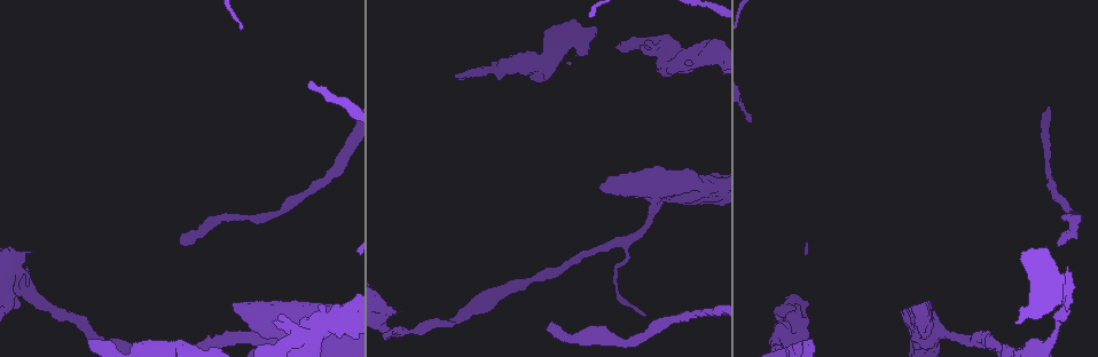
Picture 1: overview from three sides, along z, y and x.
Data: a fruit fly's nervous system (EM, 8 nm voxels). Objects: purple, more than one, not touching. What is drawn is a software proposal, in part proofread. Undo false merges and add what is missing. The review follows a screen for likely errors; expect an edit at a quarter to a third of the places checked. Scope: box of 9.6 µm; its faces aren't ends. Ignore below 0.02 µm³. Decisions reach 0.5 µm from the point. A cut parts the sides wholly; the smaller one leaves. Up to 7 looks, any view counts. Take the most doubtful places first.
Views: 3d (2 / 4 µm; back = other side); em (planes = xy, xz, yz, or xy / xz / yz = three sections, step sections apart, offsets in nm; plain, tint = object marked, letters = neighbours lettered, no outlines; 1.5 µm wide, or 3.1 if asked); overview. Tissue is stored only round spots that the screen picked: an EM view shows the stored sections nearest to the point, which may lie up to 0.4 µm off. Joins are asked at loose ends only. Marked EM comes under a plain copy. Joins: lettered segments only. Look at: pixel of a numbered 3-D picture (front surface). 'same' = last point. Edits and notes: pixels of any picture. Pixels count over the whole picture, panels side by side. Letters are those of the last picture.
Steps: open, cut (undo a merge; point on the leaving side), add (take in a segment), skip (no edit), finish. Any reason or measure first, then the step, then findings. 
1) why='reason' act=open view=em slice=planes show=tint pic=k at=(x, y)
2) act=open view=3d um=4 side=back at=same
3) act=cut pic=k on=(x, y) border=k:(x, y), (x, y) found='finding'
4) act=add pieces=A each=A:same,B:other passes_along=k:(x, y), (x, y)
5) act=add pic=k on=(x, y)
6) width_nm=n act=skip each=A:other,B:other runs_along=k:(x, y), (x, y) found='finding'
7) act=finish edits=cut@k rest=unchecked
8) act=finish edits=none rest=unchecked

why='free end' act=open view=em slice=planes show=letters pic=1 at=(455, 76)

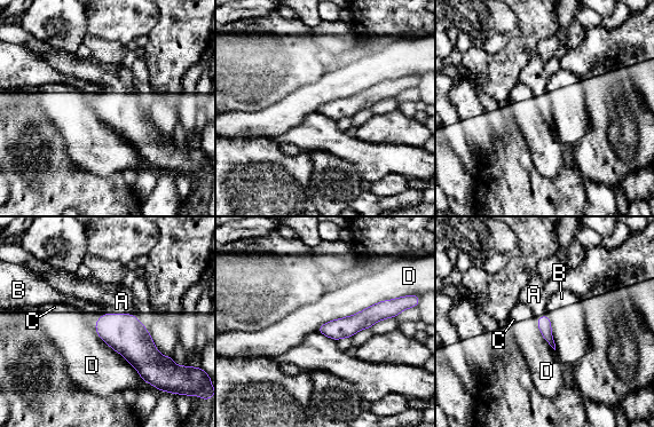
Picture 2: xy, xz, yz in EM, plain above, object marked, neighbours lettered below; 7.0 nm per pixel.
longest_contact=D:600nm act=add pieces=A each=A:same,B:other,C:other,D:other found='the neuron continues'

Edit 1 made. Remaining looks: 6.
act=open view=overview

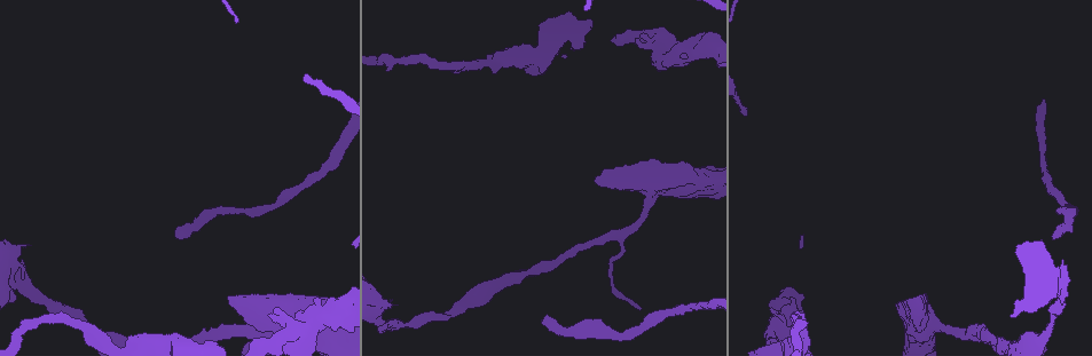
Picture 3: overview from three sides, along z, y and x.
why='branch stops here' act=open view=em slice=xz step=8 show=letters pic=3 at=(1063, 261)

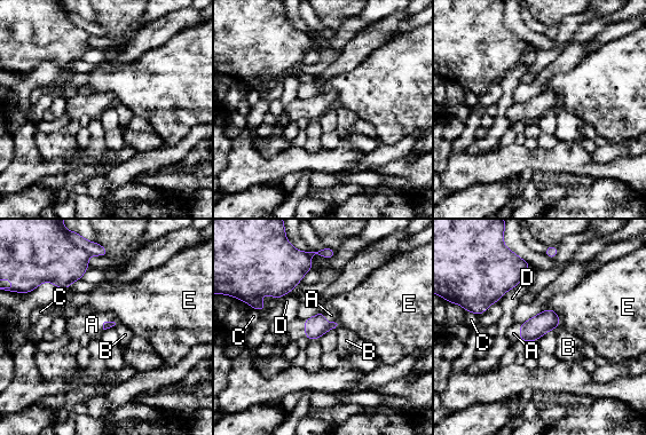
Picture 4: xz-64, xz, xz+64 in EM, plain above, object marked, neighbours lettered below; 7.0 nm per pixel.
why='another direction' act=open view=em slice=planes show=letters at=same

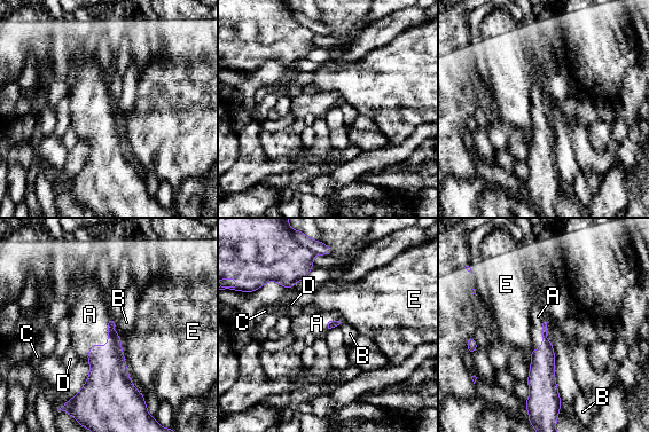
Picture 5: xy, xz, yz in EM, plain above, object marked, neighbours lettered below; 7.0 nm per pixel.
longest_contact=A:340nm act=add pieces=A each=A:same,B:other,C:other,D:other,E:other passes_along=5:(108, 381), (106, 345), (90, 314) found='the neuron continues'

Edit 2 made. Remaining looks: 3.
why='calibre changes' act=open view=3d um=4 pic=3 at=(778, 335)

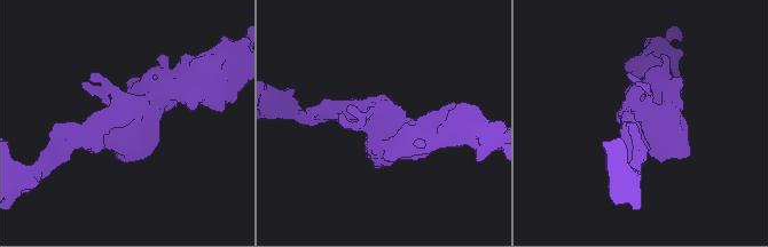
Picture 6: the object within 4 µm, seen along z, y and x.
why='need the tissue' act=open view=em um=3.1 slice=planes show=tint pic=6 at=(123, 117)

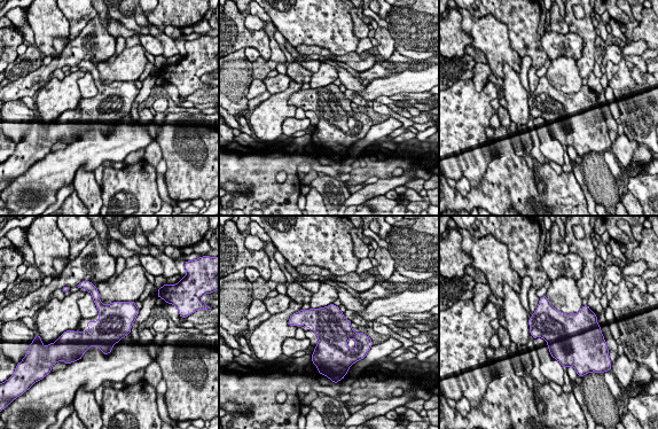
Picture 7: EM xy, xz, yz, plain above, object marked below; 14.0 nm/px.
why='what lies round it' act=open view=em um=3.1 slice=planes show=letters at=same

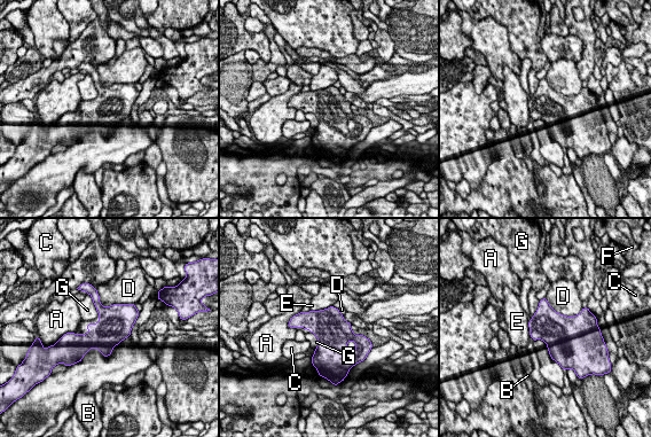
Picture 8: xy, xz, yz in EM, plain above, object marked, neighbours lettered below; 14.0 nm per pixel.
width_nm=480 act=skip each=A:other,B:other,C:other,D:other,E:other,F:other,G:other border=8:(89, 294), (99, 313) found='continuous, no second neuron'

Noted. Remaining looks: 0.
act=finish edits=add@2,add@5 rest=unchecked

